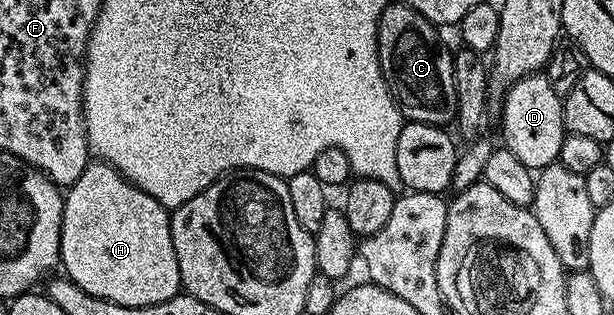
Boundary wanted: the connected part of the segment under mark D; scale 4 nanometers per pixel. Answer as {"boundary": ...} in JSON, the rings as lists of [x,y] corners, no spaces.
{"boundary":[[[533,74],[515,80],[503,93],[504,100],[504,140],[503,147],[515,154],[522,166],[539,170],[557,163],[560,159],[564,131],[564,102],[561,96],[554,94],[547,75]]]}

